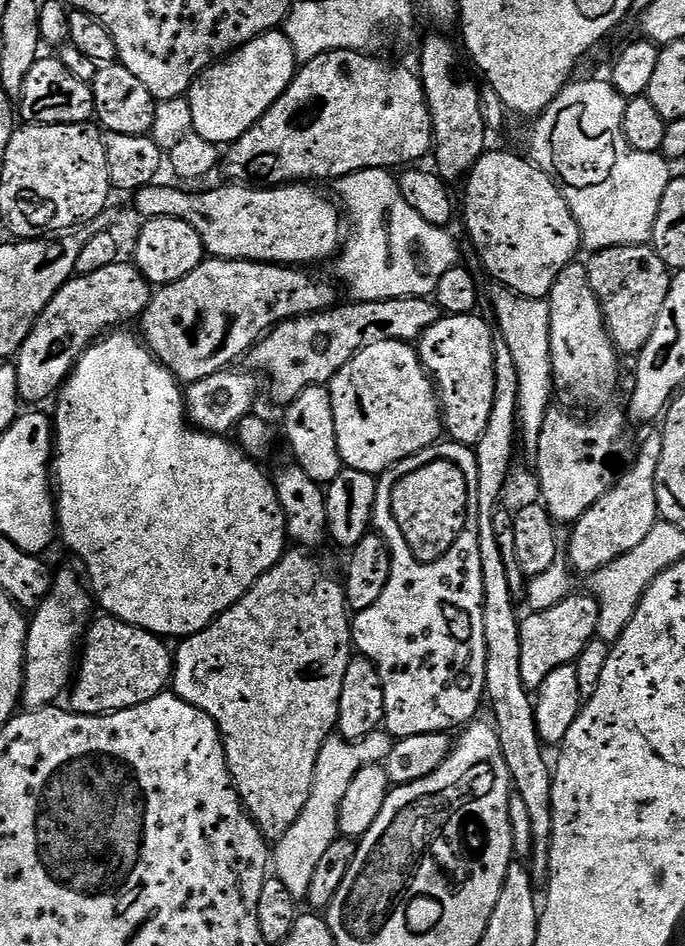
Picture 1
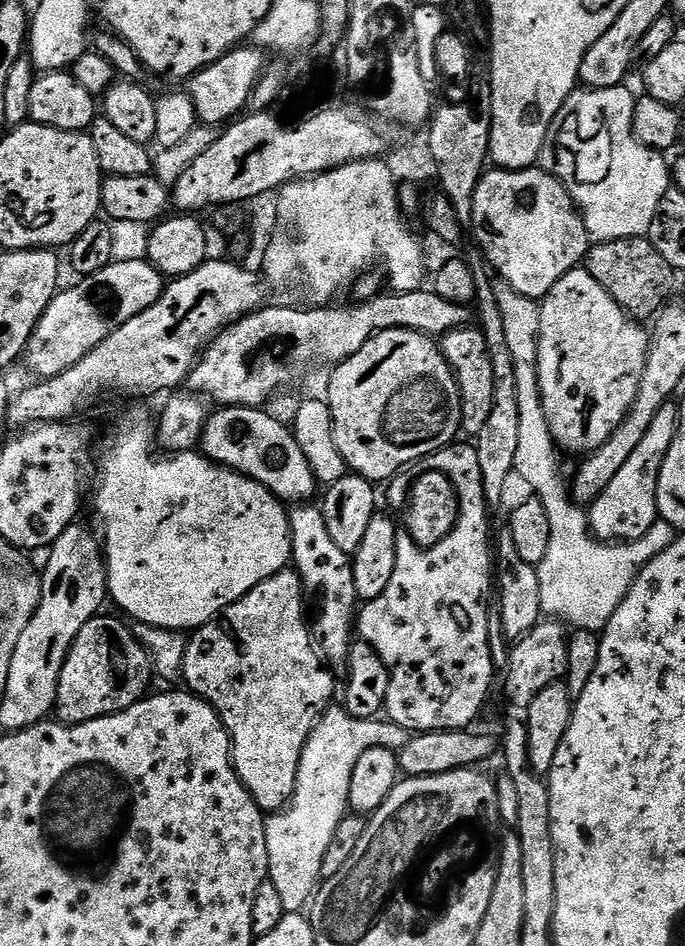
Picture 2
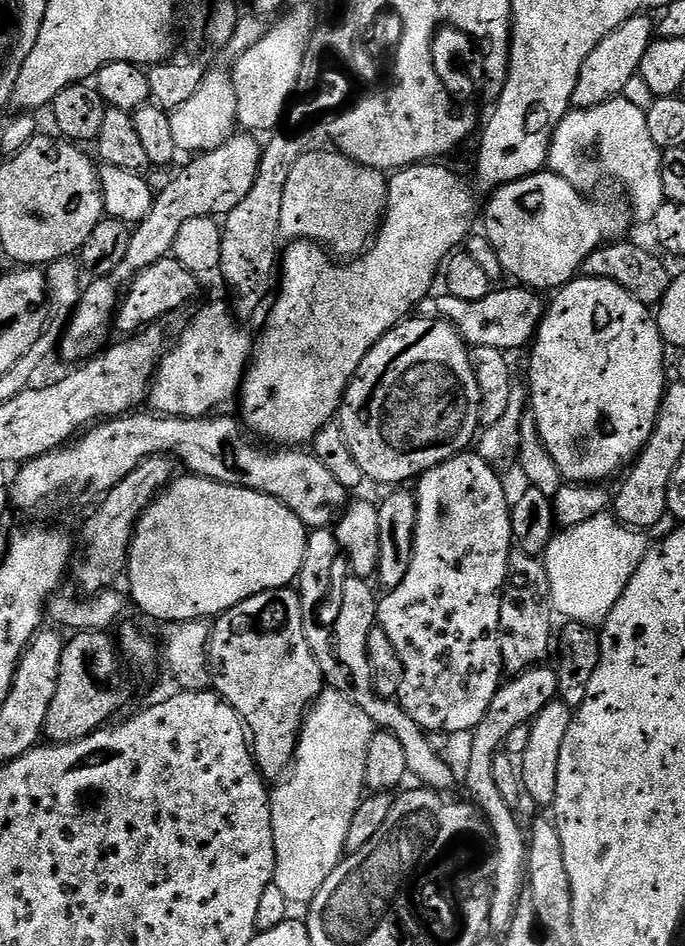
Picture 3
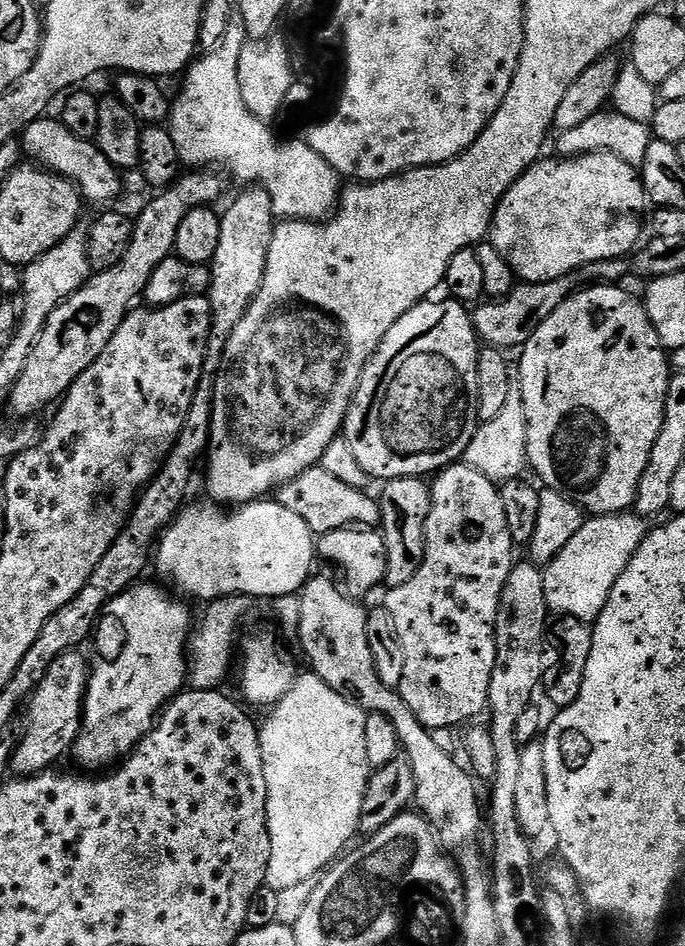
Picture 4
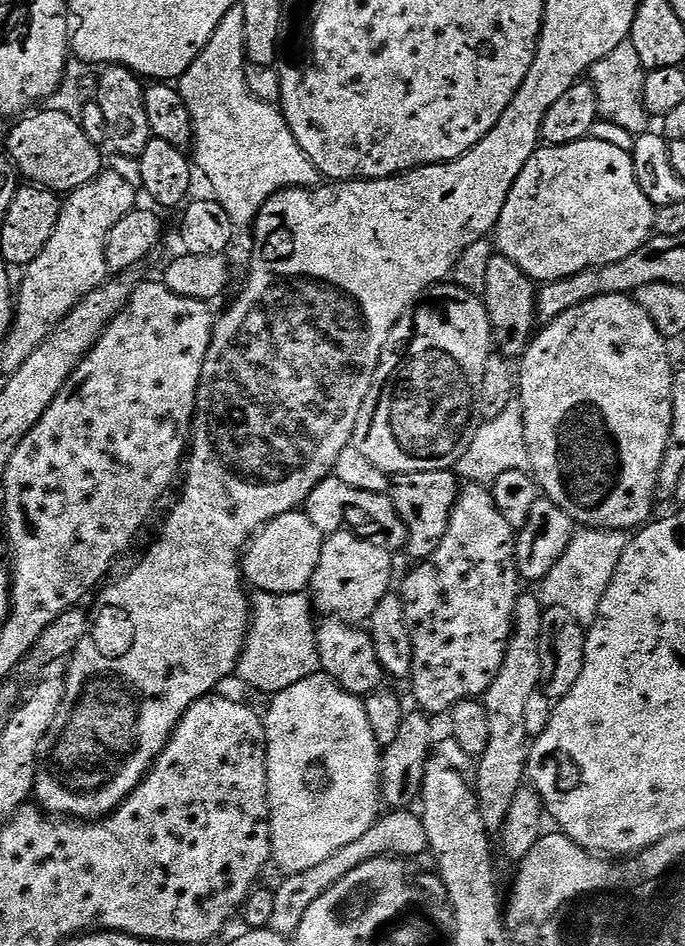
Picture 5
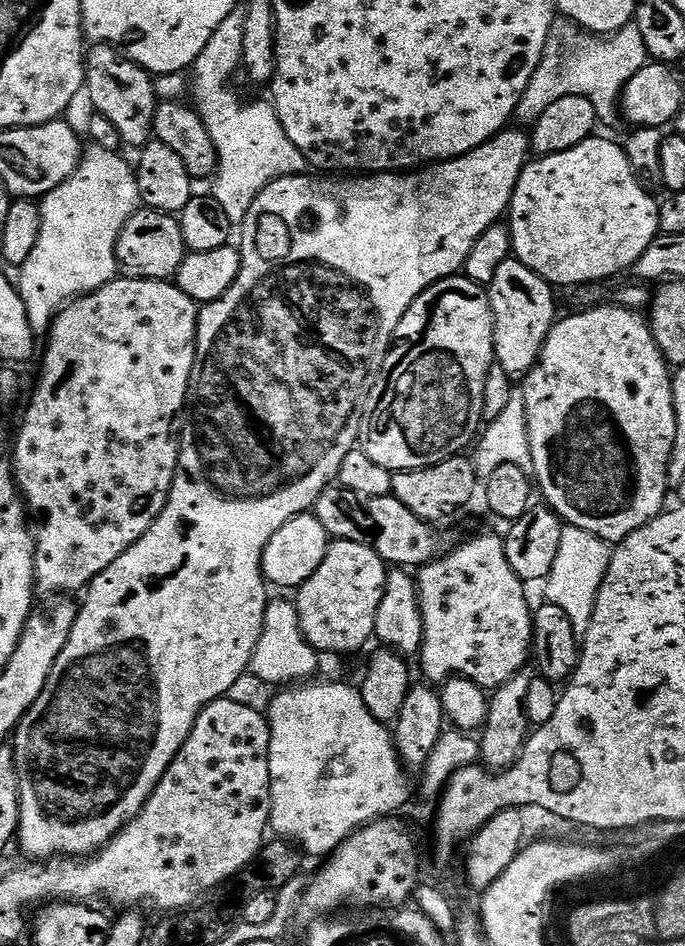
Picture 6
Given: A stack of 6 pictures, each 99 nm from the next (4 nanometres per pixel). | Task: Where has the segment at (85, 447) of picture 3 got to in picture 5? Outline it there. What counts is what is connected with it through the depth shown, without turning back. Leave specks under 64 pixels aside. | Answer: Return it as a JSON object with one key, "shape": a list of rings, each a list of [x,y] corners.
{"shape":[[[334,474],[327,476],[322,482],[318,482],[318,486],[314,486],[314,490],[310,490],[302,511],[310,518],[310,522],[314,522],[316,529],[325,534],[341,531],[347,526],[355,536],[360,536],[363,540],[382,538],[383,543],[392,550],[403,549],[408,539],[408,532],[396,512],[391,495],[354,490],[354,486],[346,486],[346,482],[342,482]]]}

